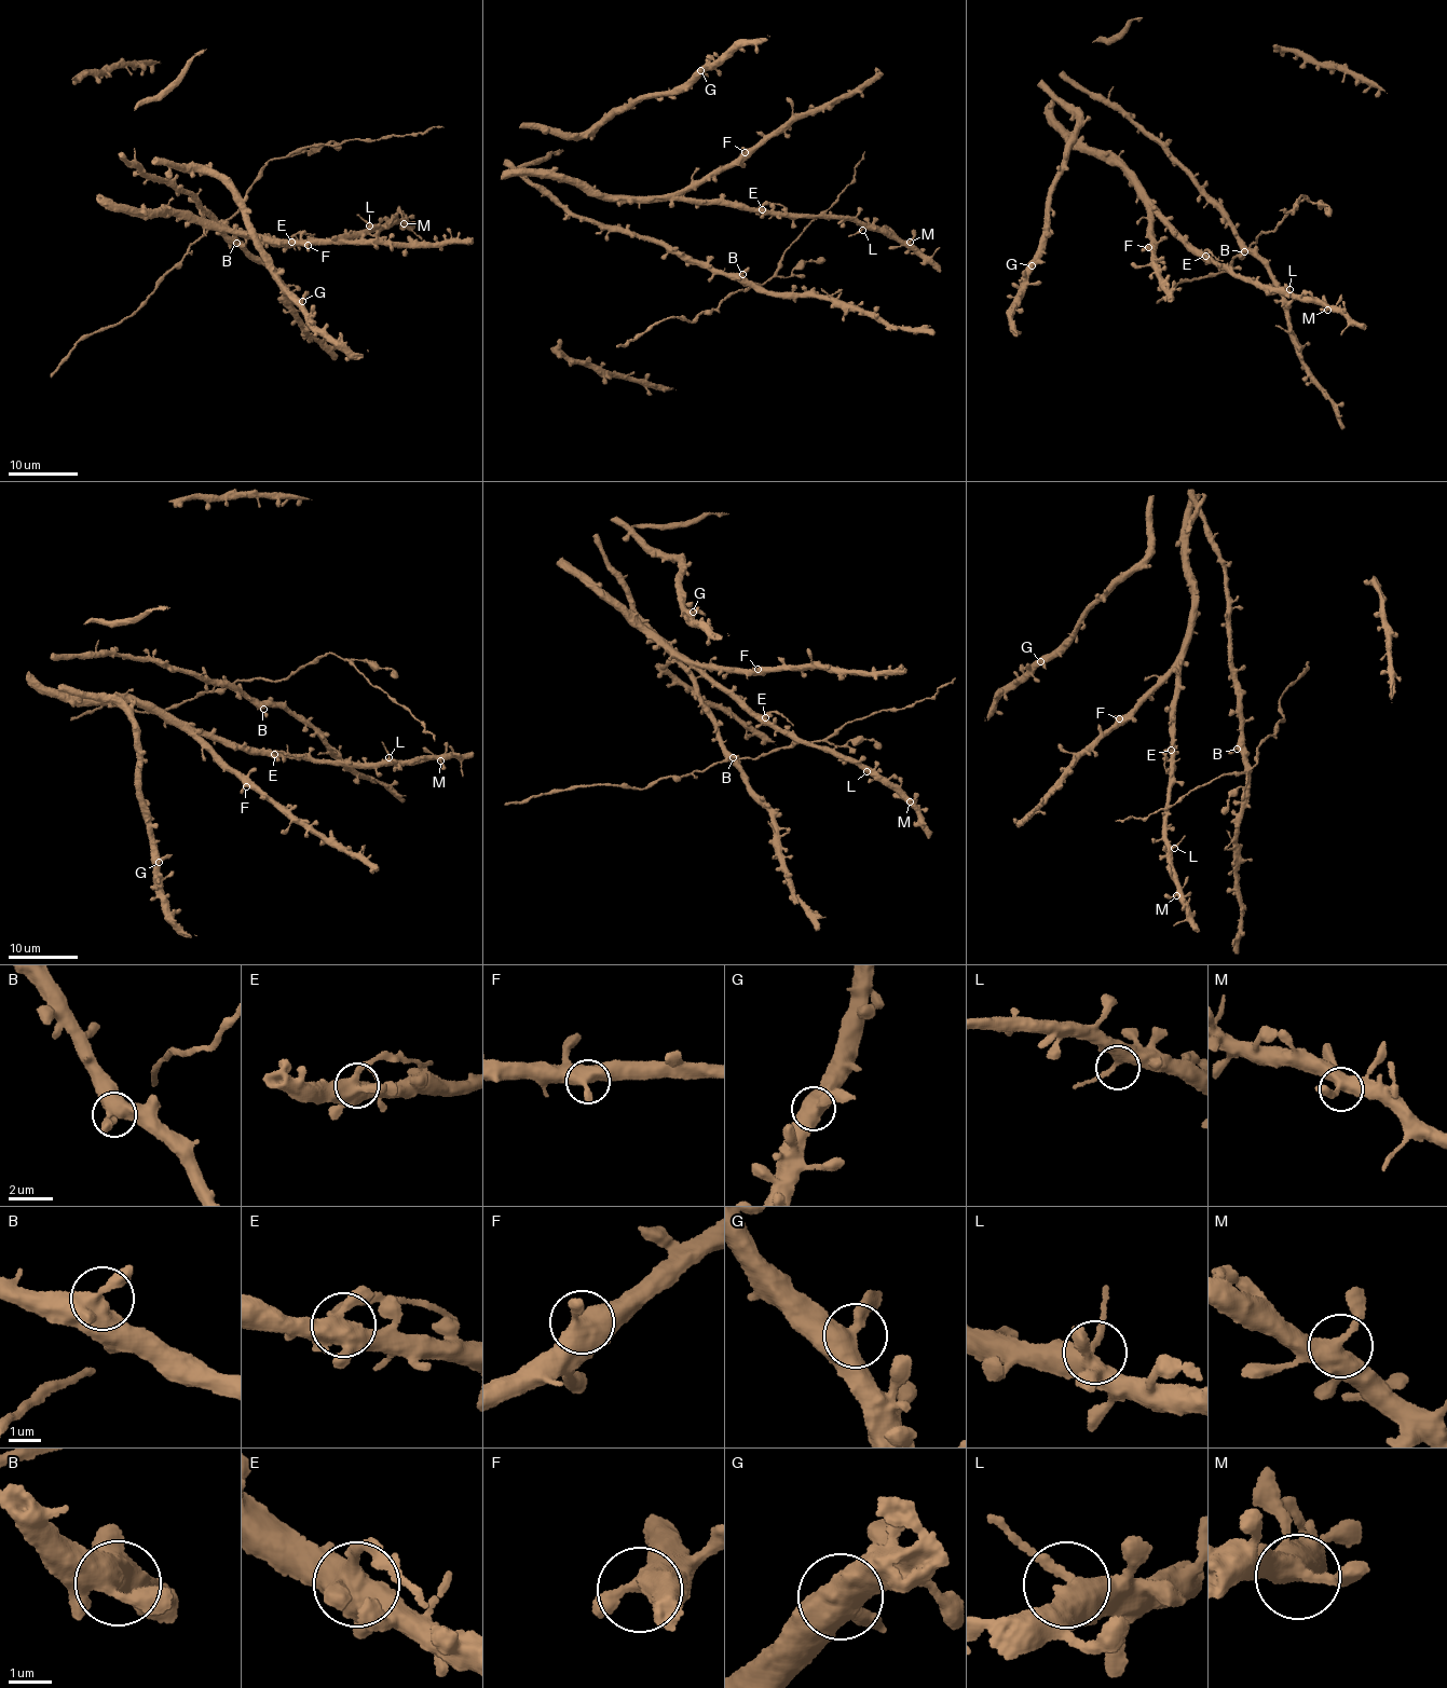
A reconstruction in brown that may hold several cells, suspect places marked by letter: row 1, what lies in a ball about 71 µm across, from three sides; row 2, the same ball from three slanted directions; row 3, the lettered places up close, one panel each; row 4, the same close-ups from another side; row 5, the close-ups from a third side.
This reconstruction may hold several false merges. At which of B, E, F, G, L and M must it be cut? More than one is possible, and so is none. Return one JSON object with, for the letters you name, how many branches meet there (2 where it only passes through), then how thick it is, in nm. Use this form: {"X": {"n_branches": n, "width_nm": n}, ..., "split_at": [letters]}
{"split_at": []}

